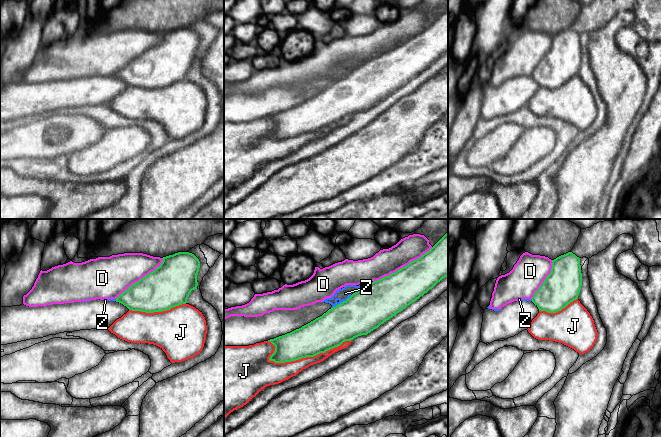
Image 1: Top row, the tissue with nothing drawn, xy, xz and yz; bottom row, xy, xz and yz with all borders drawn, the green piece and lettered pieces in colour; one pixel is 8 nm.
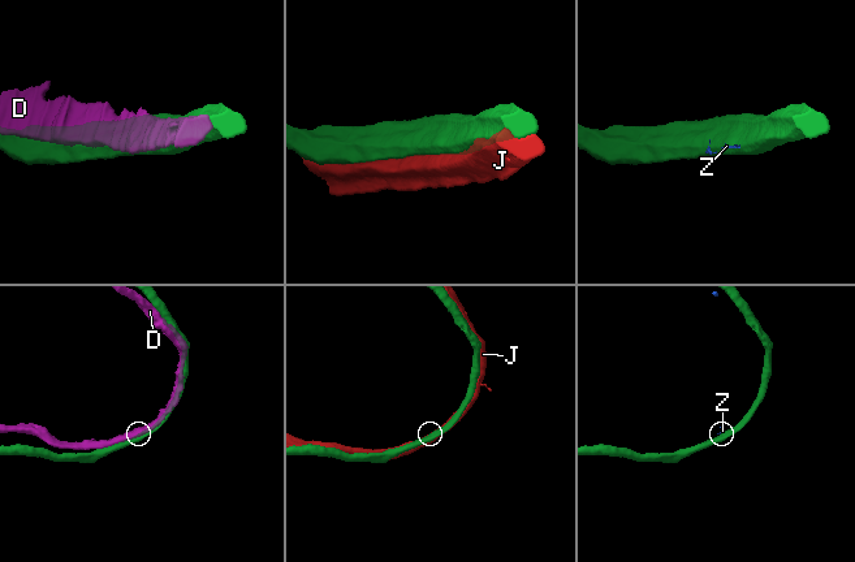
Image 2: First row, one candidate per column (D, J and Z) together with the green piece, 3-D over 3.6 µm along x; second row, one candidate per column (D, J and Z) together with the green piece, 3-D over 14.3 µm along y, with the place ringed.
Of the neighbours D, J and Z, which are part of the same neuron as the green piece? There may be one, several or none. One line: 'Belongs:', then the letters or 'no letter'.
Belongs: no letter

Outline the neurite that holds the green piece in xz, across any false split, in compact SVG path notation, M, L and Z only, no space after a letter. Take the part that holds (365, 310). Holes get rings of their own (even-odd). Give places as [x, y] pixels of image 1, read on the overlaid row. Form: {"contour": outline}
{"contour": "M448 232L420 258L411 261L389 276L373 281L353 293L346 301L329 309L322 316L285 335L268 340L275 346L269 361L285 363L340 346L345 341L367 335L381 324L415 302L448 276Z"}

